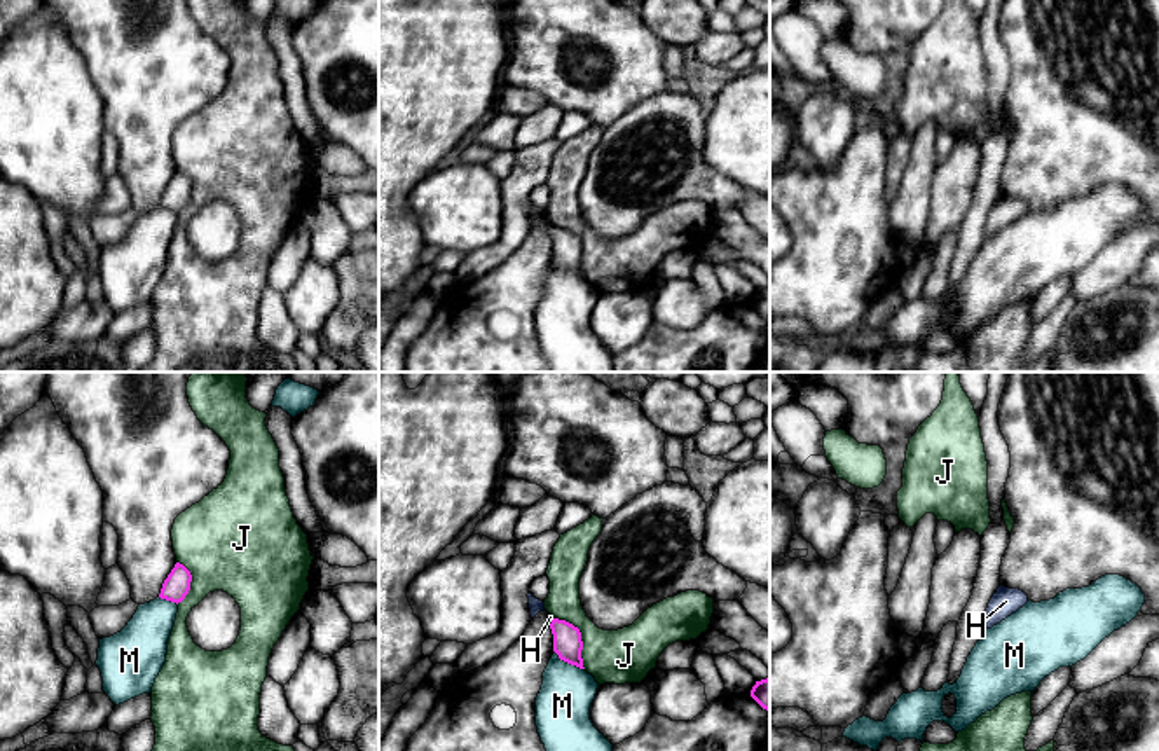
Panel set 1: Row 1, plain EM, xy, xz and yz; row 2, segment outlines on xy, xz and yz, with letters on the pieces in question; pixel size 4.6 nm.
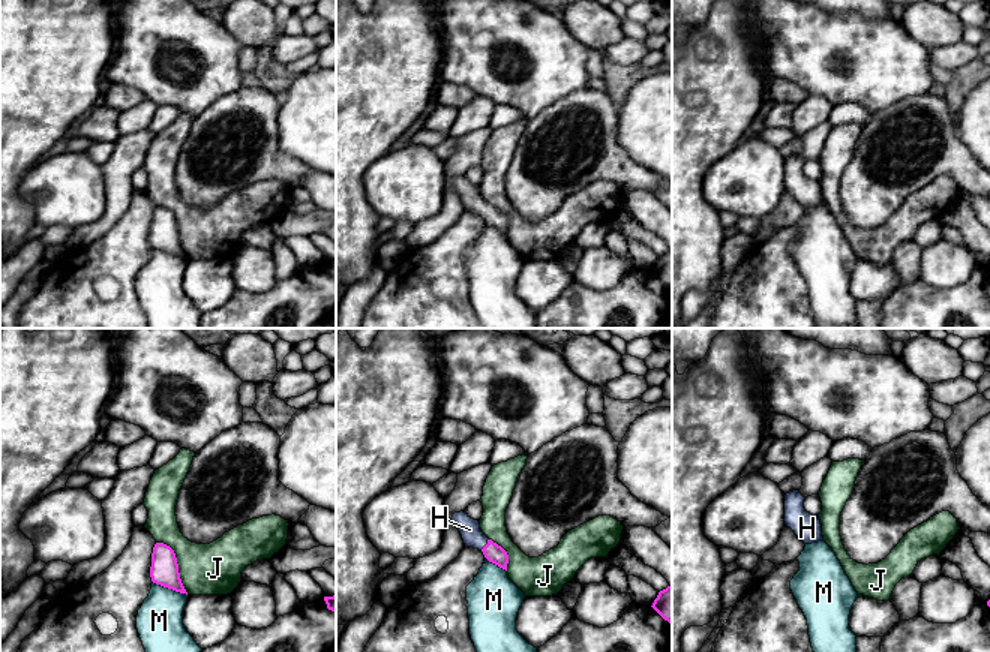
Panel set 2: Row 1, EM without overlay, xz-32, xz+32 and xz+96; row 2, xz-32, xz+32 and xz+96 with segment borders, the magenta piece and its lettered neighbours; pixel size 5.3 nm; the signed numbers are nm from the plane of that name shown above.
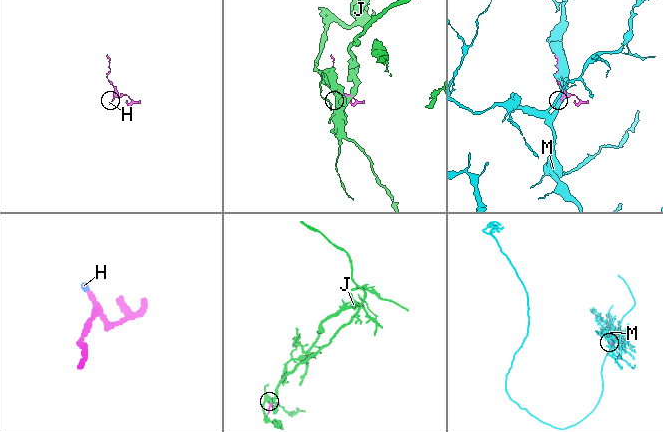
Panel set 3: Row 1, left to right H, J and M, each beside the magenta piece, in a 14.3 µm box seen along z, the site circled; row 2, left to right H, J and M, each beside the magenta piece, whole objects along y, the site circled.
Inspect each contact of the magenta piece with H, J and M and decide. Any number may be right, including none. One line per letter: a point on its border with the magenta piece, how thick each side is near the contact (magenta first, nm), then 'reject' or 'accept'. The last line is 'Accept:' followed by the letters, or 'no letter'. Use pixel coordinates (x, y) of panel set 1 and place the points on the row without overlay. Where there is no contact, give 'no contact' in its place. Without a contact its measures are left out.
H: contact xz (552, 231); calibres 140 and 20 nm; accept
J: contact xz (580, 245); calibres 140 and 260 nm; reject
M: contact xz (568, 271); calibres 140 and 260 nm; reject
Accept: H

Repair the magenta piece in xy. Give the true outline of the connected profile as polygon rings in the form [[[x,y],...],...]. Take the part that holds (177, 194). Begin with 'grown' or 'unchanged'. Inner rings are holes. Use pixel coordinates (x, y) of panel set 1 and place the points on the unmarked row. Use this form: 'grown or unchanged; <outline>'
unchanged; [[[176,171],[164,189],[159,206],[178,213],[189,203],[190,190],[190,180],[183,173]]]

